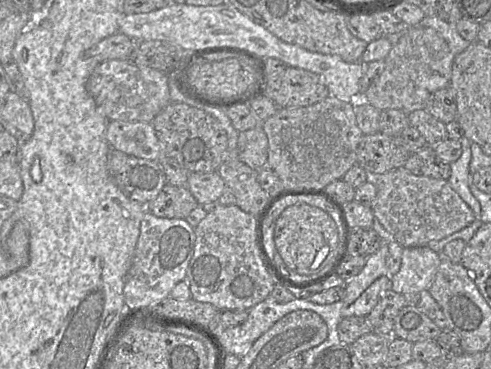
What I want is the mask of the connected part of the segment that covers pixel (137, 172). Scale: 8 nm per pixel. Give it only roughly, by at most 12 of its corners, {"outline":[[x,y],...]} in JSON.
{"outline":[[110,148],[107,170],[129,199],[150,203],[167,184],[157,161]]}

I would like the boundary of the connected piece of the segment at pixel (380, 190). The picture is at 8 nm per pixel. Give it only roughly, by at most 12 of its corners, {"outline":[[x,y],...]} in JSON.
{"outline":[[371,176],[374,217],[402,247],[475,219],[448,180]]}

